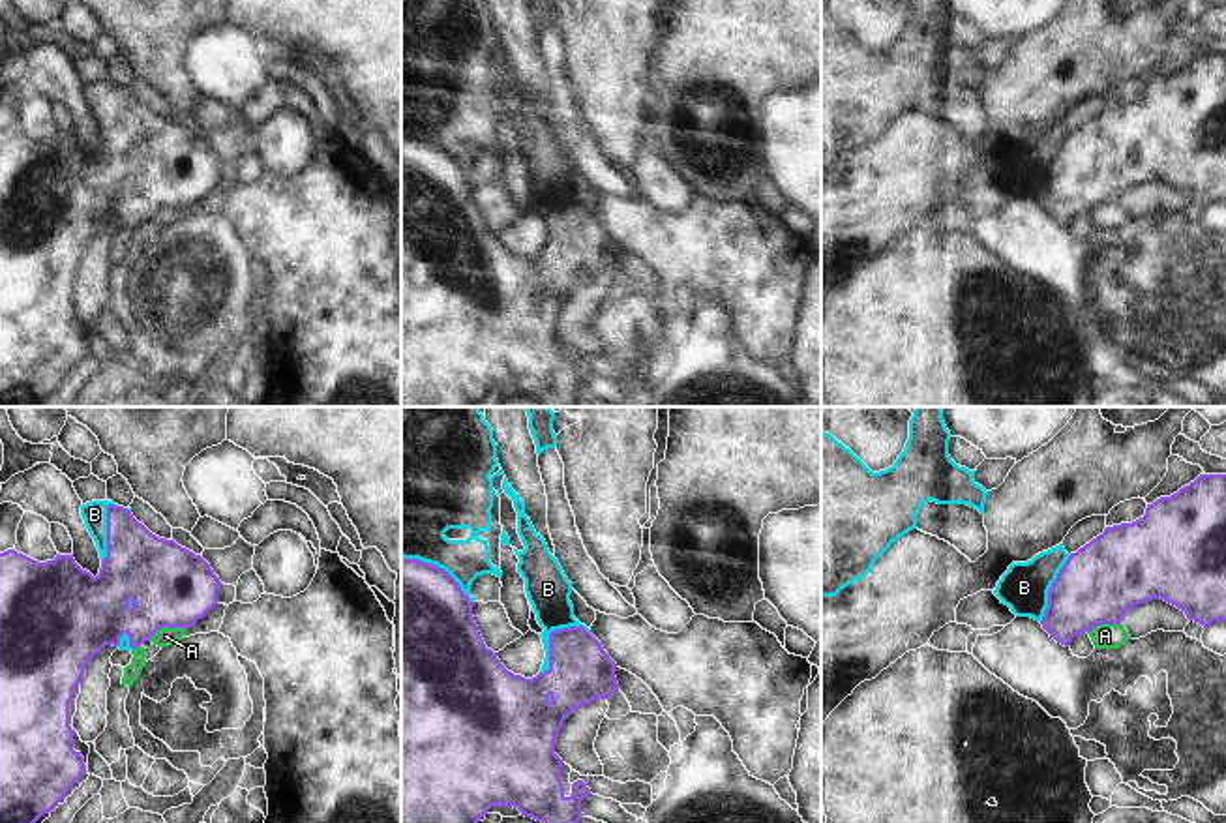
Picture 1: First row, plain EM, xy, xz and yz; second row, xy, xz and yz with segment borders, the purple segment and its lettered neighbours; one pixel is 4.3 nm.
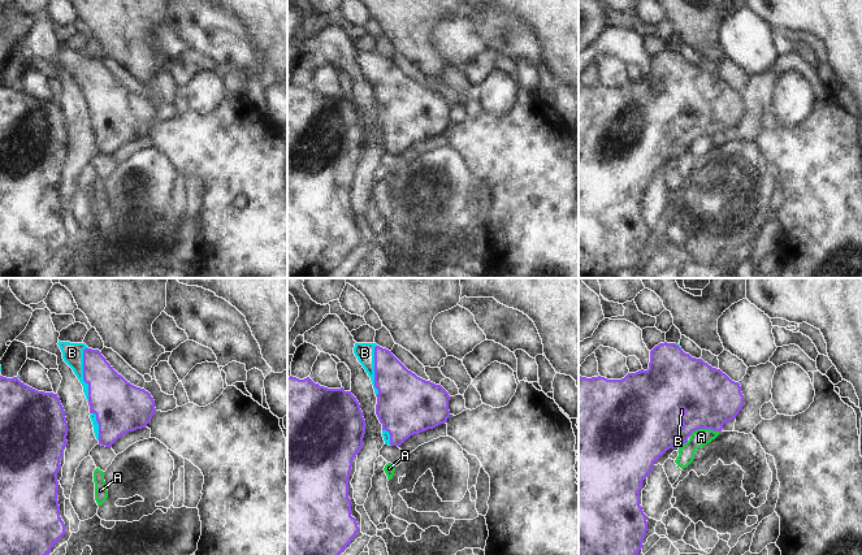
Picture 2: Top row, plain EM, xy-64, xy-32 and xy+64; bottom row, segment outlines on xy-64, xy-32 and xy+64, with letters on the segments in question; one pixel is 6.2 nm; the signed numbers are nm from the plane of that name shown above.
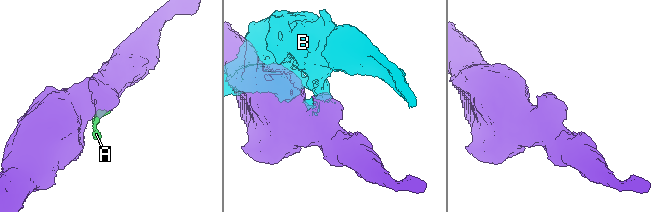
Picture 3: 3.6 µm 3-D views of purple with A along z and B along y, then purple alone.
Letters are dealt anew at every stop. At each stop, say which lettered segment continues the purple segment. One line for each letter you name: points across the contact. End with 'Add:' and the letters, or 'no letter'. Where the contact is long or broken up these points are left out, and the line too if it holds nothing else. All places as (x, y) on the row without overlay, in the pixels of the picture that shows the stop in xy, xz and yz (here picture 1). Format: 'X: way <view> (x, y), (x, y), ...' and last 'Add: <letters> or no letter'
Add: A

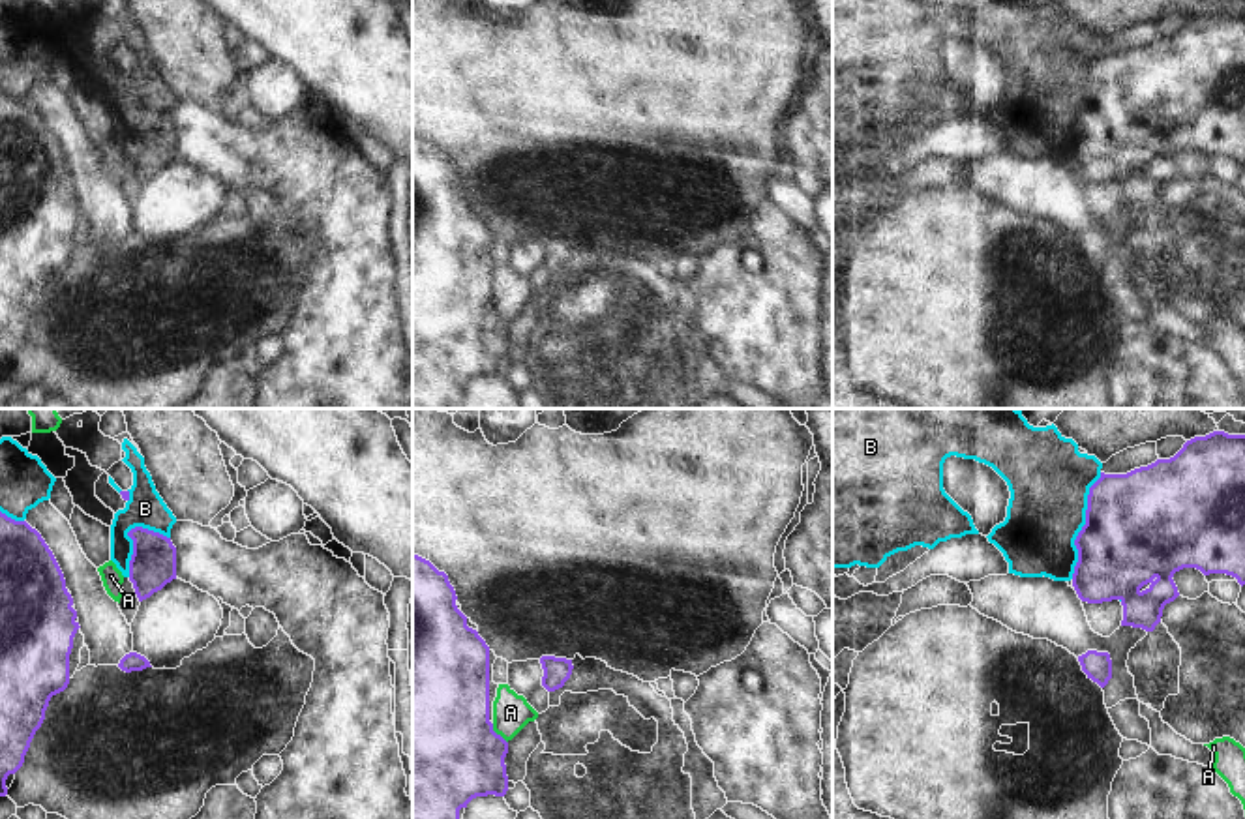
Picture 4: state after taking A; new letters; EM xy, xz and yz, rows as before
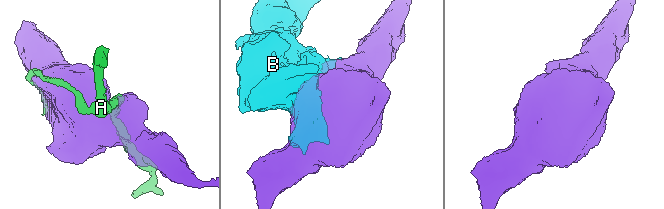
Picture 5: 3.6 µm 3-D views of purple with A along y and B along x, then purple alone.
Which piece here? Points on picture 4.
Add: no letter

